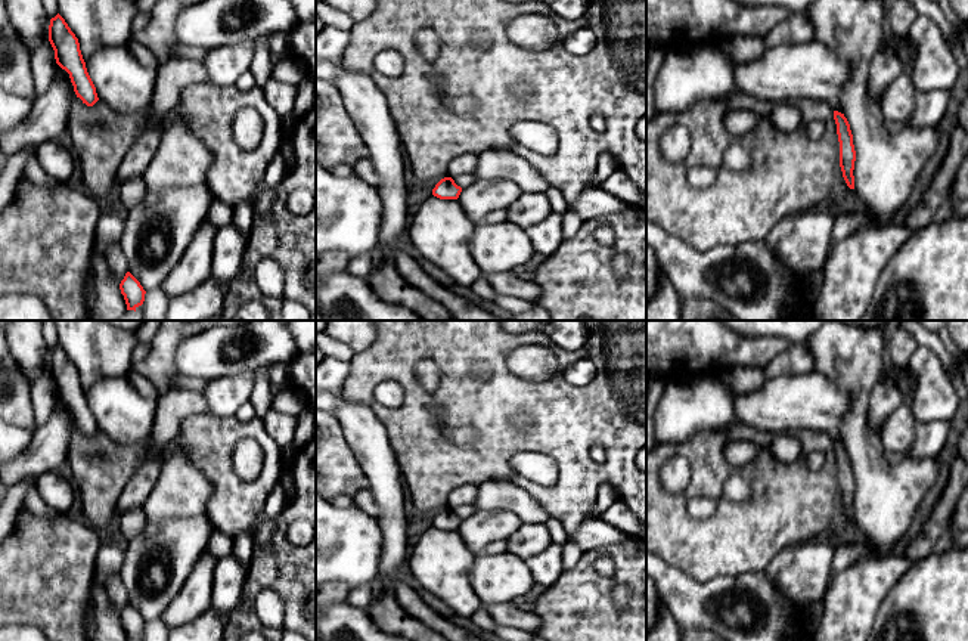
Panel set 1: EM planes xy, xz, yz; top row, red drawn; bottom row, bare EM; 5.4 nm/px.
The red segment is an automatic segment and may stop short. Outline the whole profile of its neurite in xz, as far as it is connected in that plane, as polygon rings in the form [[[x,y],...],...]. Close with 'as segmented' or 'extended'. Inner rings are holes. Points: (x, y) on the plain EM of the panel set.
[[[452,508],[441,510],[432,520],[432,526],[440,530],[457,530],[462,518]]]; as segmented

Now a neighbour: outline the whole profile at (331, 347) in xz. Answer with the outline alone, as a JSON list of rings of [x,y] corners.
[[[325,331],[316,334],[316,347],[323,353],[325,357],[335,357],[344,362],[350,362],[354,352],[344,343],[329,337]]]

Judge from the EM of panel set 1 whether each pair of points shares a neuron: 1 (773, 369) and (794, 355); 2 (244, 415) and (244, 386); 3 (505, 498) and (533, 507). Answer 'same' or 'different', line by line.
1: same
2: different
3: same

